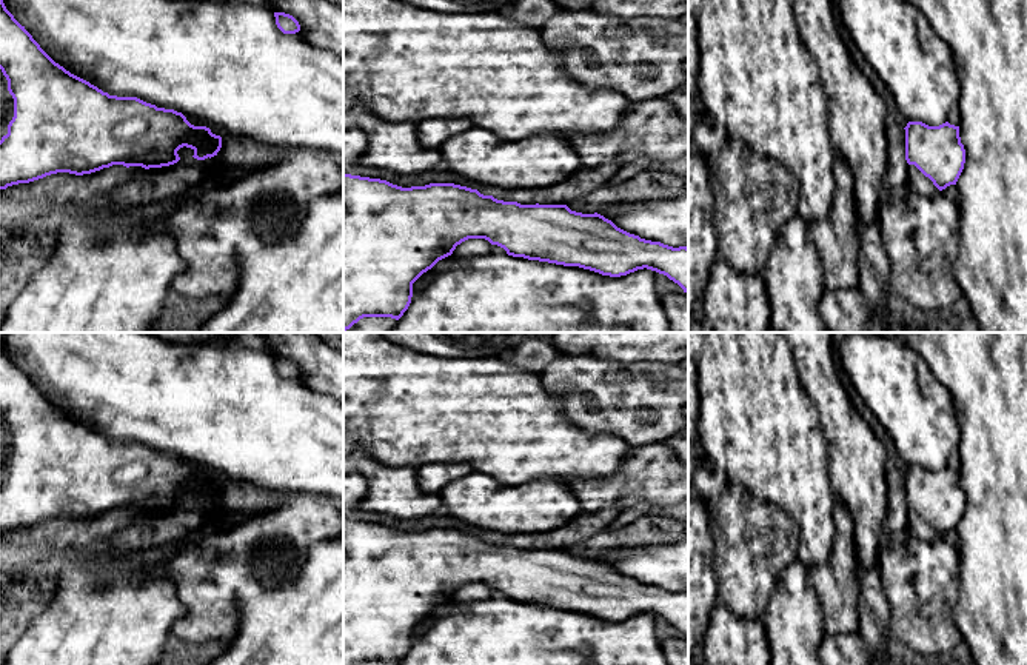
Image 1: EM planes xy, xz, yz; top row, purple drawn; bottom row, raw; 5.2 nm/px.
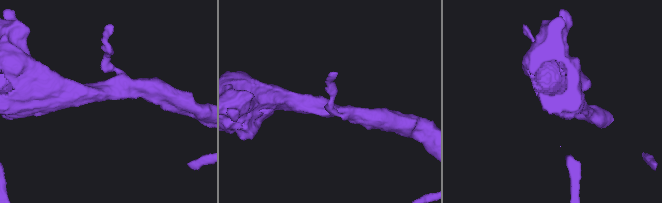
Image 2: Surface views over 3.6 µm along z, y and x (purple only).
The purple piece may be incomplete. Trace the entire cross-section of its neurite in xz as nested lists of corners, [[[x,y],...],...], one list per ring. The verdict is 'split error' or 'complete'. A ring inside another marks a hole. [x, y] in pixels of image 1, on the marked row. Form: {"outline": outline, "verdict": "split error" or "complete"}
{"outline": [[[343,174],[343,331],[363,317],[391,317],[399,320],[413,297],[413,283],[439,260],[453,254],[468,239],[485,239],[508,256],[579,266],[602,276],[621,277],[637,269],[651,269],[667,276],[688,292],[688,248],[673,248],[661,242],[641,239],[617,228],[604,216],[571,211],[567,205],[520,205],[483,195],[477,189],[454,183],[430,183],[402,188],[386,180]]], "verdict": "complete"}

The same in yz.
{"outline": [[[908,122],[904,129],[907,163],[915,165],[939,191],[956,185],[965,163],[959,126]]], "verdict": "complete"}

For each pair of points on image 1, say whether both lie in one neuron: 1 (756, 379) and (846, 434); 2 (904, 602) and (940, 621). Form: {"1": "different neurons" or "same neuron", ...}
{"1": "different neurons", "2": "same neuron"}

